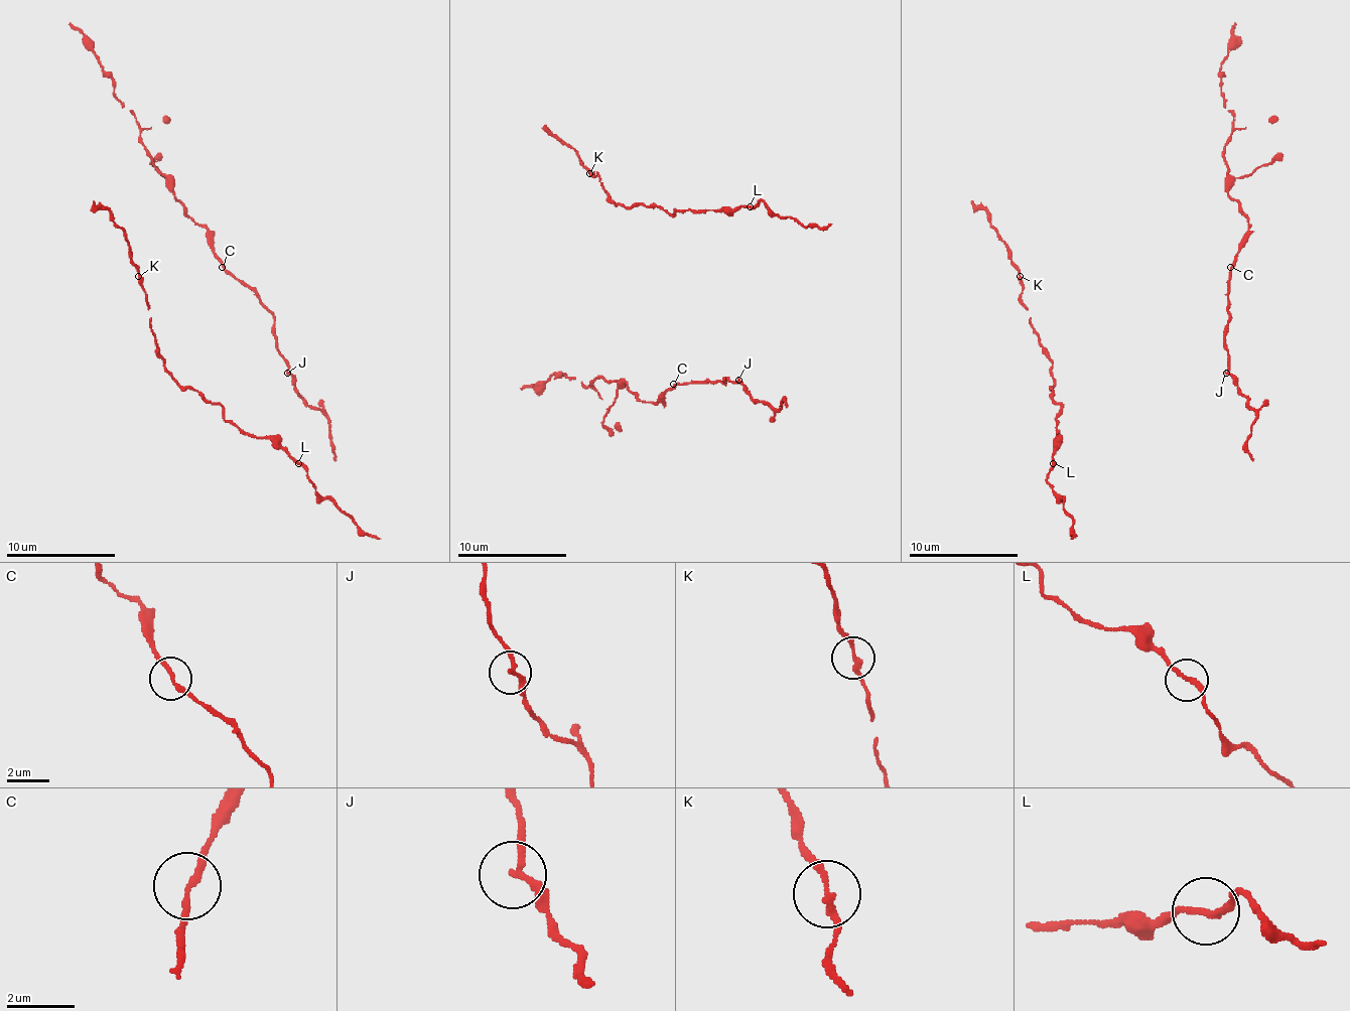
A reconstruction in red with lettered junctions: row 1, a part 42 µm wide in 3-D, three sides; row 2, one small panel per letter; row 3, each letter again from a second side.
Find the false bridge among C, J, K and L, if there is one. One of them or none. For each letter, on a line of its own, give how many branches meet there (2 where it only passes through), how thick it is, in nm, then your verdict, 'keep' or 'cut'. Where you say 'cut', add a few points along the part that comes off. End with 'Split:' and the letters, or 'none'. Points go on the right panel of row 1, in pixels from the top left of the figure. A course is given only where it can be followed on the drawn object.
C: branches 2; calibre 190 nm; keep
J: branches 2; calibre 170 nm; keep
K: branches 2; calibre 190 nm; keep
L: branches 2; calibre 180 nm; keep
Split: none

